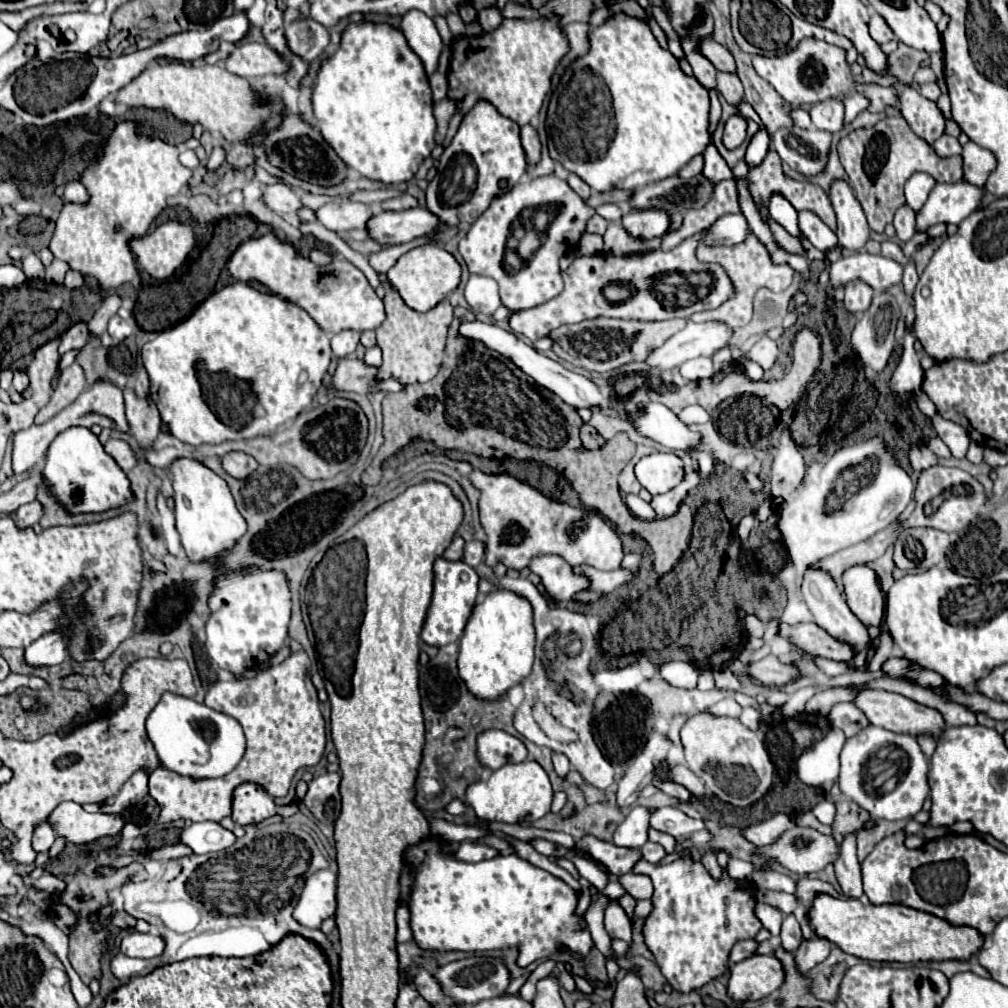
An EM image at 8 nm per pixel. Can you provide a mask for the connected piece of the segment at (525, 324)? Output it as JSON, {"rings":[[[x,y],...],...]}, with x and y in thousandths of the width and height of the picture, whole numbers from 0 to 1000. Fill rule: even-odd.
{"rings":[[[693,232],[682,236],[676,240],[672,246],[658,250],[658,248],[648,248],[640,250],[636,254],[624,254],[624,256],[614,256],[608,252],[594,252],[594,254],[572,254],[566,264],[559,270],[559,290],[551,294],[549,298],[541,300],[539,304],[527,306],[527,308],[517,308],[507,312],[507,327],[513,331],[523,333],[525,337],[535,337],[543,329],[551,327],[551,323],[557,321],[570,321],[580,315],[592,315],[592,313],[602,313],[602,315],[618,315],[618,317],[640,317],[640,319],[650,319],[650,317],[664,317],[664,315],[684,315],[688,310],[695,308],[707,308],[713,306],[717,300],[721,300],[727,294],[727,280],[721,274],[721,270],[713,262],[697,262],[691,258],[689,248],[693,242]],[[660,270],[674,270],[674,272],[693,272],[693,270],[703,270],[707,276],[707,284],[703,284],[703,292],[697,298],[691,298],[684,304],[660,304],[654,300],[654,296],[646,290],[648,278],[652,272]],[[606,280],[616,280],[616,282],[626,282],[630,286],[630,294],[616,302],[606,302],[600,298],[596,292],[598,284]]]}

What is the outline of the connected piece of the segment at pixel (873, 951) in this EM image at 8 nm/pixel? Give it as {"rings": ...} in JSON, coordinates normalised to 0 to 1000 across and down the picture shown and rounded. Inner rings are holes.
{"rings":[[[813,887],[807,893],[805,917],[811,927],[830,937],[836,944],[864,954],[934,954],[961,952],[975,940],[977,929],[963,919],[945,919],[922,905],[894,897],[868,899],[856,893],[832,893]]]}

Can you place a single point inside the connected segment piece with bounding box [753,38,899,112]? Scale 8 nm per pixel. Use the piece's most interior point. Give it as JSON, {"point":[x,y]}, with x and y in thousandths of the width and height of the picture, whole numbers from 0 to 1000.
{"point":[810,70]}

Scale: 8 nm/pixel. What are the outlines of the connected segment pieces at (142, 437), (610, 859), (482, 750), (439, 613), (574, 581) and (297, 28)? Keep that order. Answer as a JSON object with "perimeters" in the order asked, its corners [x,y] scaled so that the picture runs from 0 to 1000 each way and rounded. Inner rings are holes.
{"perimeters":[[[[124,385],[124,413],[128,419],[128,431],[138,438],[140,446],[146,446],[152,442],[158,427],[160,427],[160,415],[158,407],[154,407],[154,401],[146,395],[136,395],[132,385]]],[[[580,829],[576,833],[572,833],[572,839],[580,845],[584,845],[590,853],[598,855],[608,867],[616,869],[628,863],[628,859],[638,853],[636,841],[618,841],[618,839],[610,839],[604,835],[596,835],[588,829]]],[[[481,724],[473,730],[473,754],[477,760],[493,764],[499,758],[519,756],[523,752],[521,738],[501,724]]],[[[441,554],[432,556],[432,575],[430,575],[430,591],[424,603],[424,611],[418,623],[418,633],[428,641],[441,641],[457,633],[461,619],[467,611],[473,593],[473,567],[461,558],[447,558]]],[[[549,550],[527,554],[523,563],[537,573],[545,595],[551,599],[562,601],[568,589],[582,583],[582,575],[578,571],[568,569],[566,562],[559,558],[559,554]]],[[[299,18],[289,22],[283,36],[287,50],[305,62],[318,56],[322,52],[322,46],[326,44],[326,30],[311,18]]]]}

